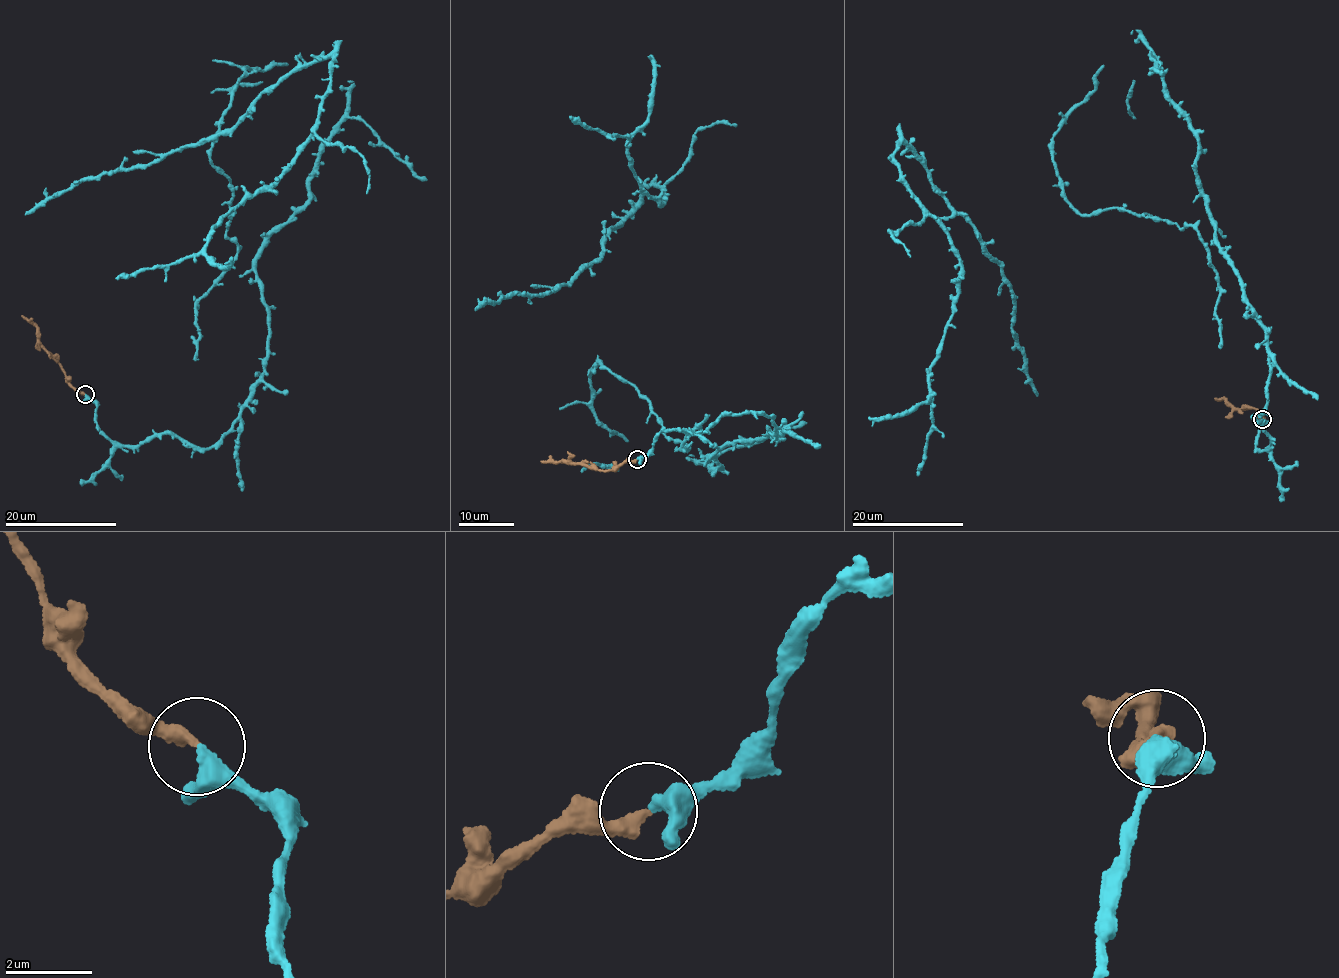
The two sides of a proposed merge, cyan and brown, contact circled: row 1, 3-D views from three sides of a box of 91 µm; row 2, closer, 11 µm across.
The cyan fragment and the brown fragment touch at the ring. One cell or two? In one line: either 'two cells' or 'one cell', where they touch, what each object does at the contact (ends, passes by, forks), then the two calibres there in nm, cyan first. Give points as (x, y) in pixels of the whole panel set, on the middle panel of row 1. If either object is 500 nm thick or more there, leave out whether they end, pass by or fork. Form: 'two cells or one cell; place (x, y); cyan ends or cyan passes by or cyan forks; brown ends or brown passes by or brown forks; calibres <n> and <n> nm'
one cell; place (637, 459); cyan passes by; brown ends; calibres 320 and 320 nm

